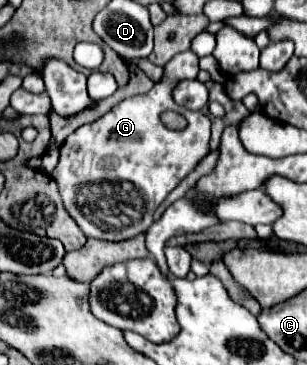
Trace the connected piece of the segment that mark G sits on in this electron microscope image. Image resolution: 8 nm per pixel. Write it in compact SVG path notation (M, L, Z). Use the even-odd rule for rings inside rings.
M193 51L177 53L165 65L165 77L161 83L153 85L149 93L139 97L129 97L119 101L111 111L99 117L93 123L81 125L63 141L59 149L59 163L53 169L51 177L59 187L61 201L73 221L79 225L87 239L103 239L103 241L127 241L141 233L145 233L153 223L153 213L159 203L177 187L177 183L191 173L197 163L209 153L209 137L211 137L211 121L199 113L189 111L171 101L171 89L179 79L195 79L199 73L197 65L199 57ZM163 111L175 111L187 119L187 127L181 131L173 131L165 127L161 121Z

